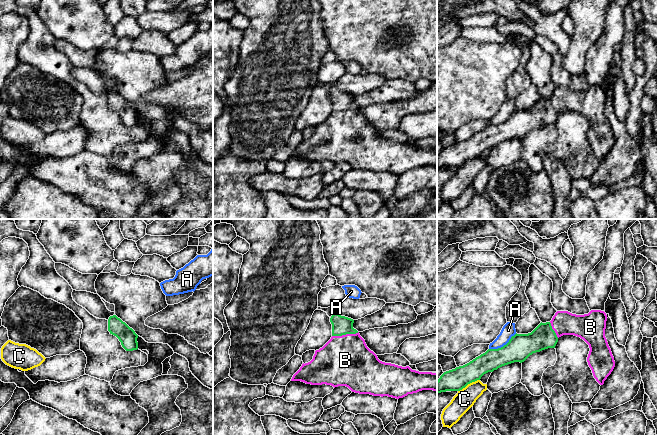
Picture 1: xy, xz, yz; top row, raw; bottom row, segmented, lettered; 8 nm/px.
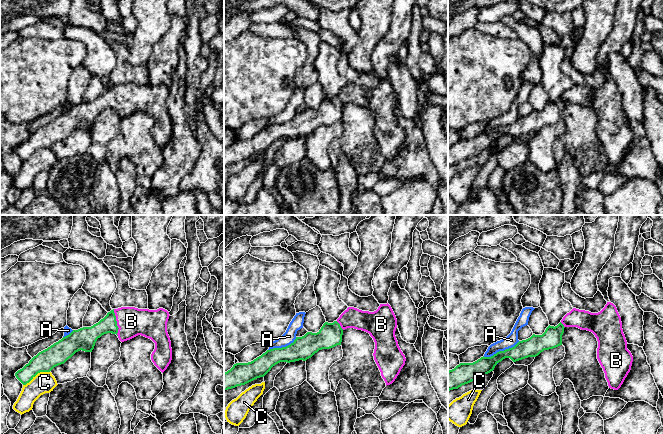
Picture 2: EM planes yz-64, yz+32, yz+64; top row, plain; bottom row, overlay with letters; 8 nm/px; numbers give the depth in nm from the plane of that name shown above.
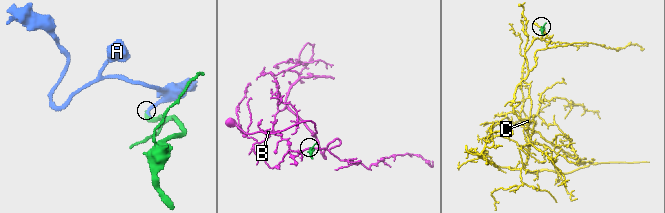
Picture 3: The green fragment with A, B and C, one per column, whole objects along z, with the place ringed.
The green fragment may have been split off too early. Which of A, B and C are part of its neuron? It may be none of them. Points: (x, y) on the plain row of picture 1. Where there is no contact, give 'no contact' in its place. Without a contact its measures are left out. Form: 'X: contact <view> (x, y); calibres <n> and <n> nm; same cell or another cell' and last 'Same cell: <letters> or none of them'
A: contact yz (504, 121); calibres 200 and 110 nm; another cell
B: contact xz (345, 110); calibres 160 and 400 nm; same cell
C: contact yz (468, 159); calibres 180 and 160 nm; another cell
Same cell: B

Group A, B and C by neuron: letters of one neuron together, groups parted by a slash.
A / B / C

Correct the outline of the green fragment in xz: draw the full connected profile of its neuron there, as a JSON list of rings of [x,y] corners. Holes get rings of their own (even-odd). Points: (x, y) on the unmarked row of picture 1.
[[[333,89],[330,98],[332,100],[331,115],[315,127],[310,138],[302,140],[291,157],[301,157],[311,161],[326,160],[334,164],[346,162],[355,169],[396,175],[422,166],[437,167],[437,149],[419,148],[412,146],[409,142],[402,143],[382,138],[367,123],[359,108],[353,104],[353,95]]]

